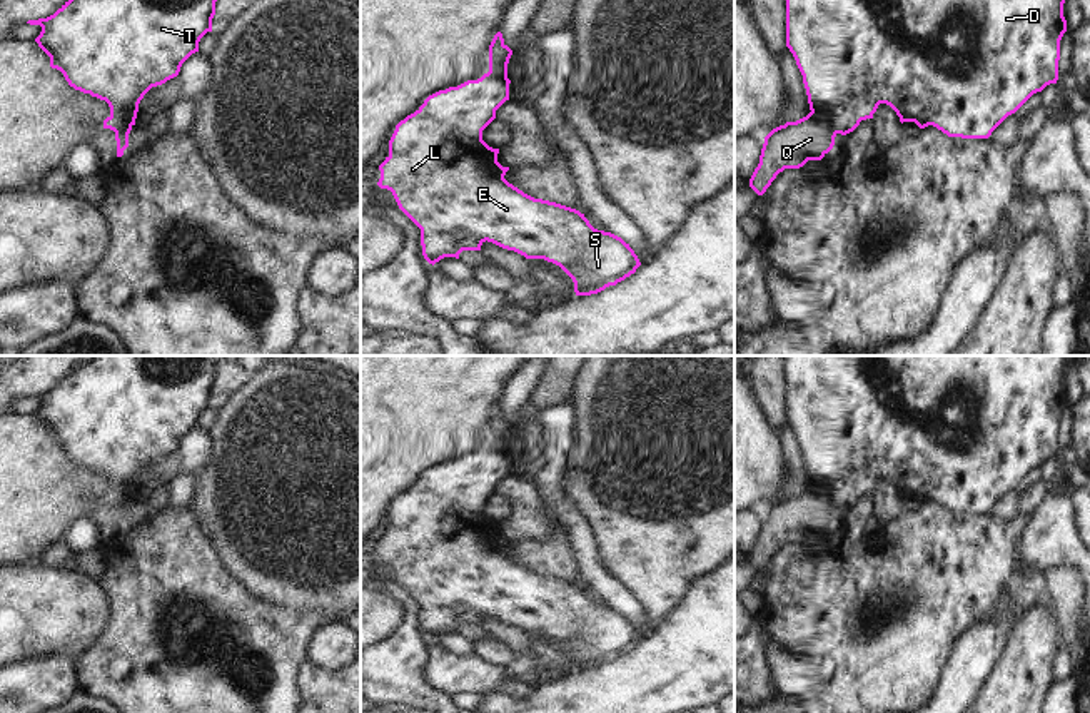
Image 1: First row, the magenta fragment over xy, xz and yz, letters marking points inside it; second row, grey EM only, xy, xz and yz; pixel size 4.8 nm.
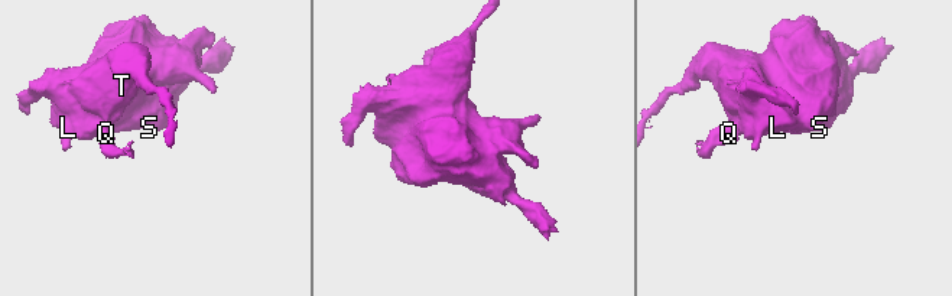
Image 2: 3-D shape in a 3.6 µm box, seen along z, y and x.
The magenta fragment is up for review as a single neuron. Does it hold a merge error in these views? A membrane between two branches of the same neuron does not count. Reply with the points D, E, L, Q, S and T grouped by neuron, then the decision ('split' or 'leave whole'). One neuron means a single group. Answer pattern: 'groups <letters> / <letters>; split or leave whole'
groups D E L S T / Q; split

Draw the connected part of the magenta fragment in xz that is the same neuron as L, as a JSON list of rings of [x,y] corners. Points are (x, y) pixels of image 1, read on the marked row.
[[[484,73],[429,95],[396,125],[377,185],[391,190],[399,209],[421,229],[422,255],[432,265],[444,257],[459,259],[462,250],[481,250],[487,240],[526,259],[559,265],[573,279],[576,296],[616,286],[641,265],[629,244],[594,229],[579,210],[534,199],[509,184],[504,179],[509,167],[497,162],[499,149],[482,140],[482,130],[509,100],[509,83]]]

